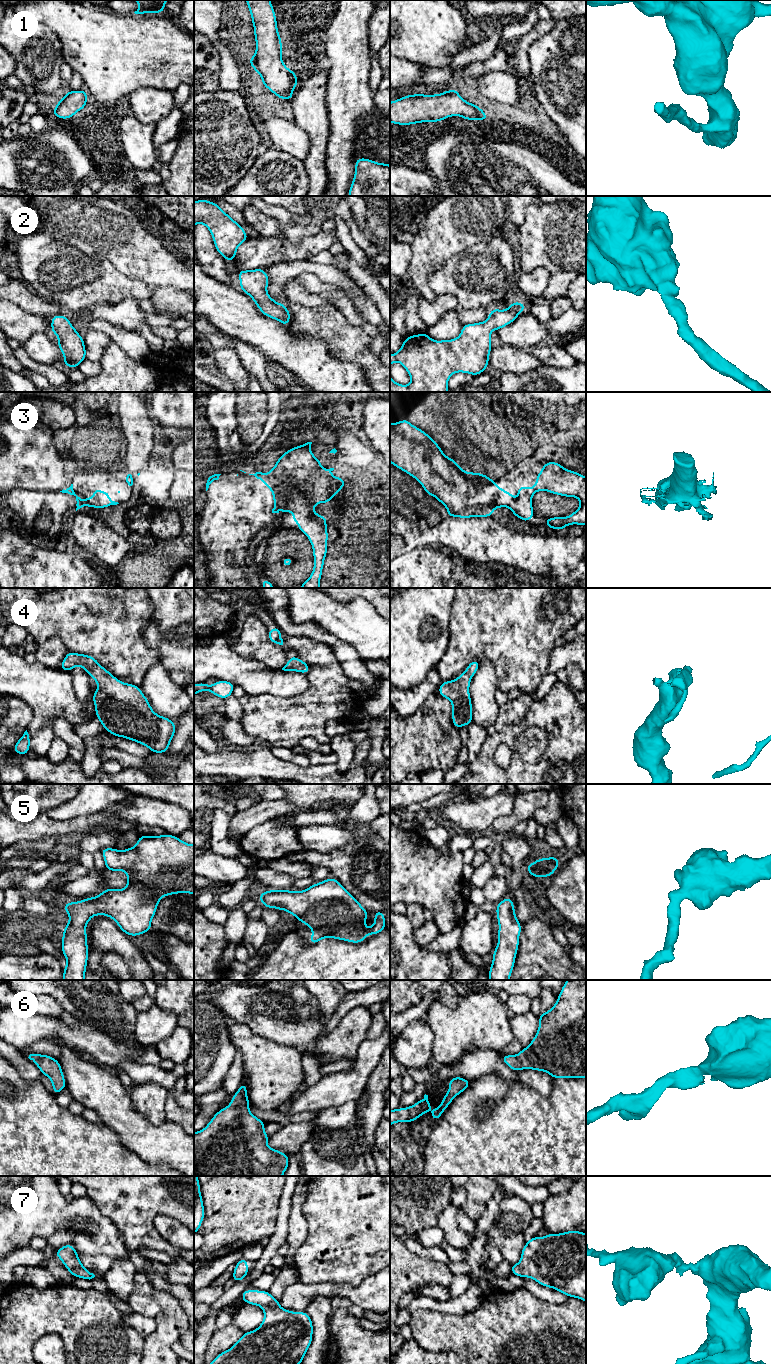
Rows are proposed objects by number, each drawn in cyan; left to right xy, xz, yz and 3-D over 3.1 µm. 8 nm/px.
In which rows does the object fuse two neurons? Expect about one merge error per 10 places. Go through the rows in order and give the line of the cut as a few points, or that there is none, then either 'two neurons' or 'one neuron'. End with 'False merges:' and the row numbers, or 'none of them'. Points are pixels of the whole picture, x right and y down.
1: cut none; one neuron
2: cut none; one neuron
3: cut none; one neuron
4: cut none; one neuron
5: cut none; one neuron
6: cut none; one neuron
7: cut none; one neuron
False merges: none of them

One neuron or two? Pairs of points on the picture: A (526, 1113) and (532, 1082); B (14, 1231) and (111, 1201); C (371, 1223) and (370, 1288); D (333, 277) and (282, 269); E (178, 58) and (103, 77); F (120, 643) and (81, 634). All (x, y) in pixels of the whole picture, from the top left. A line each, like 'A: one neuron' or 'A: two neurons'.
A: two neurons
B: two neurons
C: two neurons
D: one neuron
E: one neuron
F: one neuron

